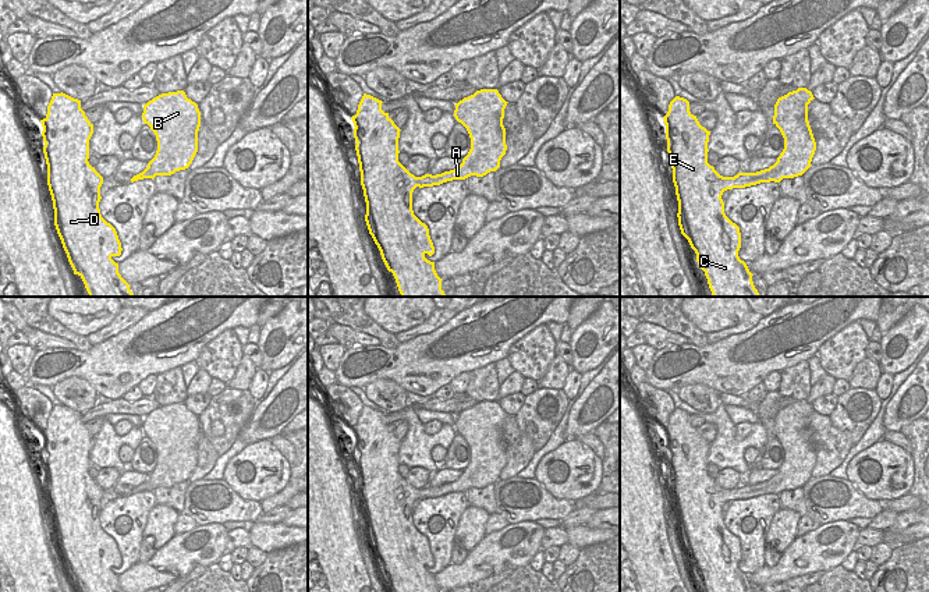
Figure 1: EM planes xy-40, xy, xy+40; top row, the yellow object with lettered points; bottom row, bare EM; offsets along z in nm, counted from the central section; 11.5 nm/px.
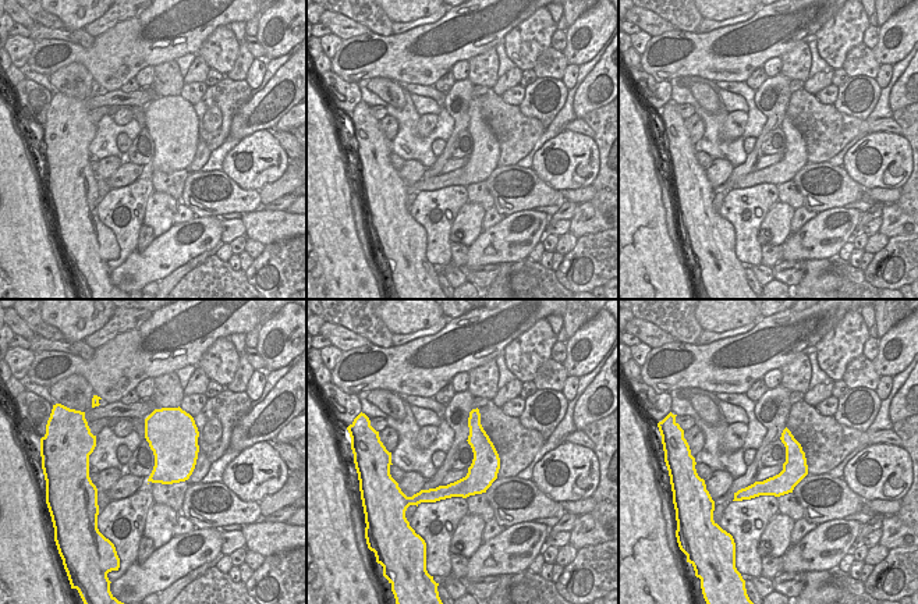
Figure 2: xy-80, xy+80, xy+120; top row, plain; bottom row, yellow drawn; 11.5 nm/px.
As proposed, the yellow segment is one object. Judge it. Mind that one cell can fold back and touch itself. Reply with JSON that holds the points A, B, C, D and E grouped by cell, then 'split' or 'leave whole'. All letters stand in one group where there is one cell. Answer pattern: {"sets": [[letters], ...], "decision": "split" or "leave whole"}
{"sets": [["A", "B", "C", "D", "E"]], "decision": "leave whole"}

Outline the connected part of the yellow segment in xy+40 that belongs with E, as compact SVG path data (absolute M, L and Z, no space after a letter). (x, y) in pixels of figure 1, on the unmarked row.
M806 400L779 410L773 436L784 450L783 464L769 481L734 489L720 488L708 475L710 443L689 423L689 414L680 408L670 414L663 432L678 513L678 538L708 592L752 592L754 586L738 568L740 539L726 528L721 507L733 500L794 490L812 478L816 454L808 433L808 416L813 411Z

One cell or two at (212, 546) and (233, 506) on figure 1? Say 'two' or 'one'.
two

